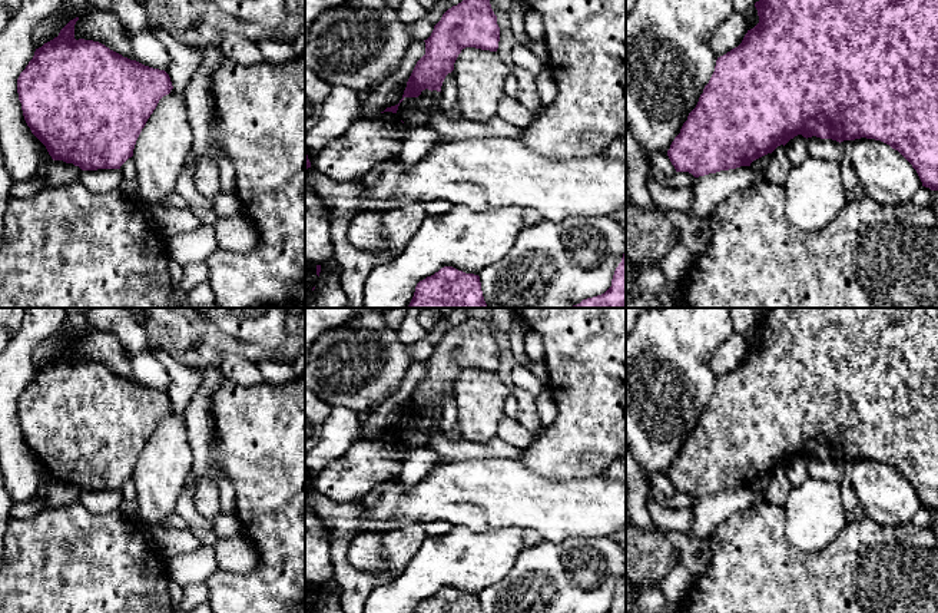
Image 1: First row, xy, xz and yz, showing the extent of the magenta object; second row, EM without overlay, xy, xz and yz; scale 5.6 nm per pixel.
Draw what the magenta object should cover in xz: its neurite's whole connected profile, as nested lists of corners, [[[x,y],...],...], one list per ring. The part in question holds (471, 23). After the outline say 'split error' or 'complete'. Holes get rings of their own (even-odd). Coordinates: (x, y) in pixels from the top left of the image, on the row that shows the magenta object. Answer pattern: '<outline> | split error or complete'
[[[463,0],[448,9],[425,42],[425,54],[417,62],[402,99],[422,90],[441,92],[443,82],[465,47],[497,52],[500,27],[490,0]]] | complete

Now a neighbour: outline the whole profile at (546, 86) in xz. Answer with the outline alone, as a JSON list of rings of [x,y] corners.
[[[547,66],[538,74],[536,74],[536,80],[541,105],[550,106],[557,96],[557,86]]]

